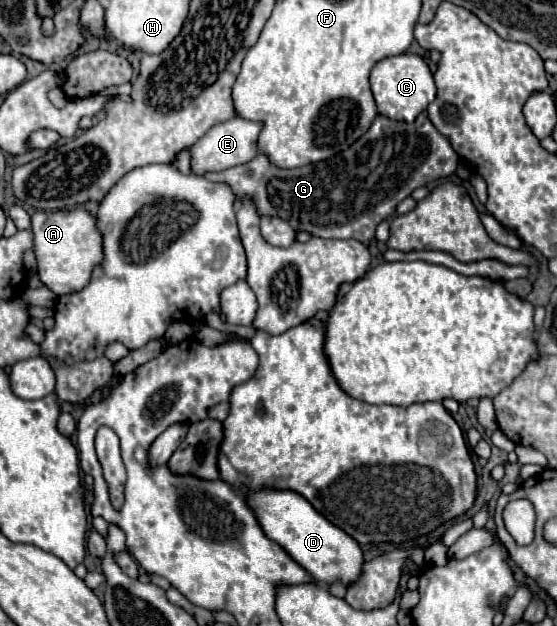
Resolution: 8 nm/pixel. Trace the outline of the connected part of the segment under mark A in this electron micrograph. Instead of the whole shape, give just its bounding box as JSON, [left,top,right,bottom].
[31,208,103,296]

